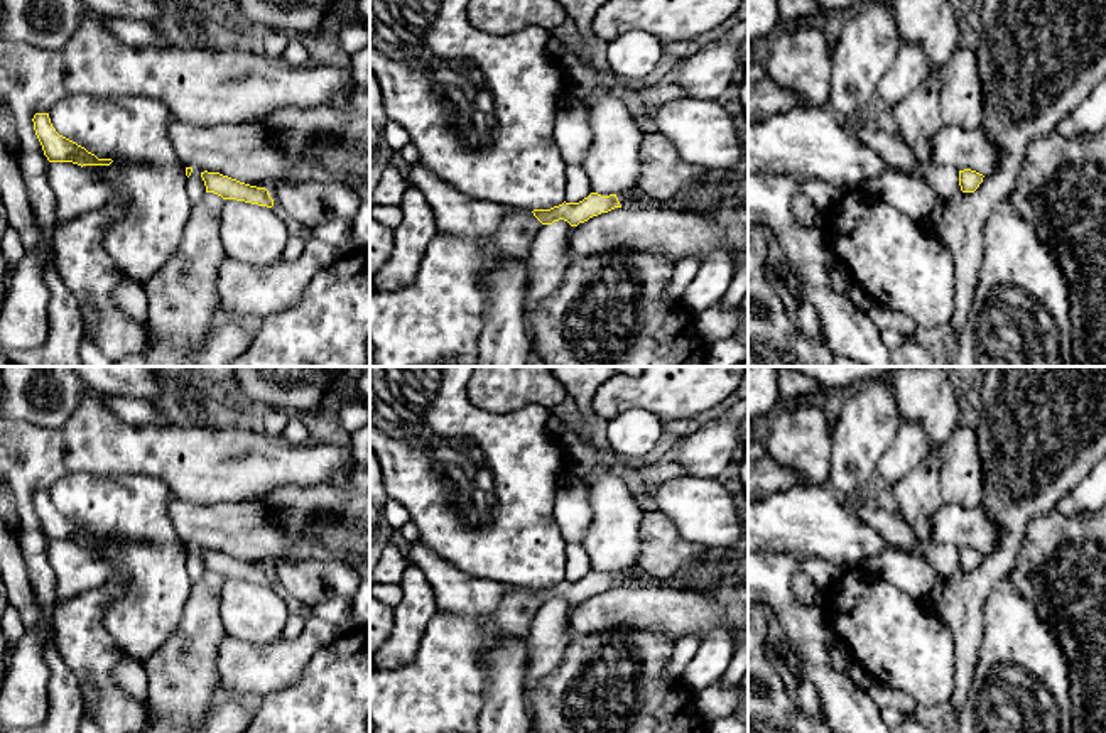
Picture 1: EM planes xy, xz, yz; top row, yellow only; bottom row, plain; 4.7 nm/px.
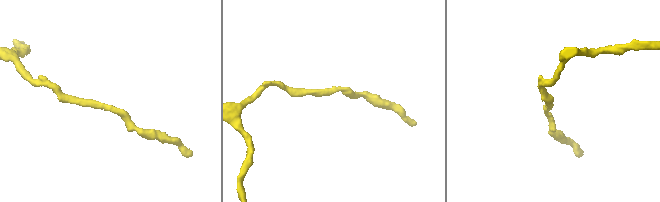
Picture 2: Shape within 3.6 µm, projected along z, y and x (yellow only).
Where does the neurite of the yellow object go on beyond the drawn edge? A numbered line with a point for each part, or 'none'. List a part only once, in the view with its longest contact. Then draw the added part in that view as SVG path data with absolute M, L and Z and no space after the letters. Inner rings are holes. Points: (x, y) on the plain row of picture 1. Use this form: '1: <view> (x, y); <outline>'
none

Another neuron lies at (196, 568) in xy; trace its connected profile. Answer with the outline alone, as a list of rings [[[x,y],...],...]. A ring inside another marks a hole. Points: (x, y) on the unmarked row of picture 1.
[[[192,546],[192,551],[191,554],[187,556],[187,574],[191,578],[191,583],[201,579],[201,576],[206,573],[206,564],[204,564],[204,559],[201,556],[204,549],[203,547],[194,547]]]

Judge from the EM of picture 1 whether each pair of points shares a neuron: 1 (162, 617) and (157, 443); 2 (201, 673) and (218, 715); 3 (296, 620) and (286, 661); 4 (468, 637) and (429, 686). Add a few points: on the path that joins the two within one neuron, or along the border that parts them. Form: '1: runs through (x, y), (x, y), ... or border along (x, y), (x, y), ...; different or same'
1: border along (120, 473), (154, 475), (173, 495); different
2: border along (210, 703), (201, 715); different
3: border along (306, 622), (298, 635), (282, 635); different
4: runs through (456, 649), (441, 674); same

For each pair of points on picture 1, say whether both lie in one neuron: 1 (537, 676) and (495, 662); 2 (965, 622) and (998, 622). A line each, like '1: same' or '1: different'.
1: different
2: different

